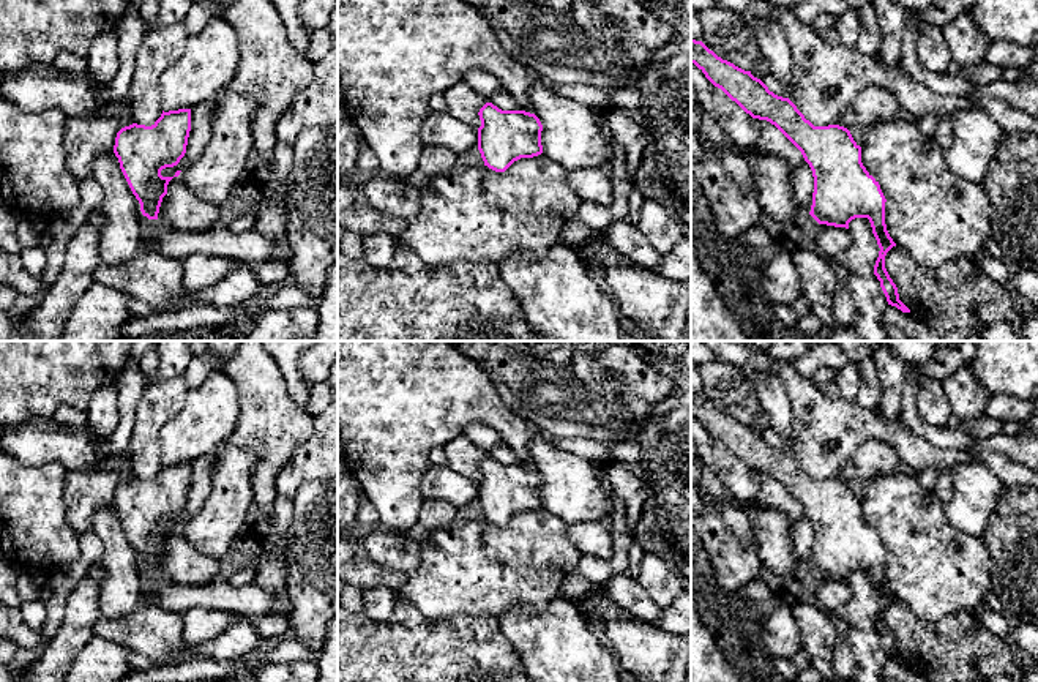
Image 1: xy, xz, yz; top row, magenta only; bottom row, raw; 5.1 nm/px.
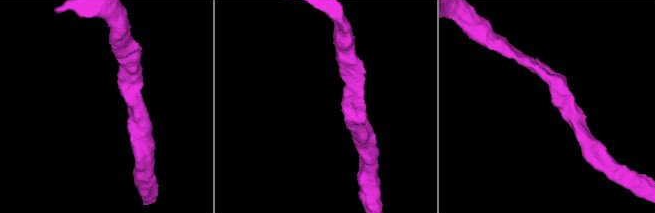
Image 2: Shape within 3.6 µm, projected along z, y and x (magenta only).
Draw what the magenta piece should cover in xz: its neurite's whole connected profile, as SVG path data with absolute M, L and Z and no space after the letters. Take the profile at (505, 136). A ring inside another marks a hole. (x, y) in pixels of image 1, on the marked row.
M486 103L478 115L478 150L489 169L505 172L514 161L543 153L543 125L535 114L502 111Z

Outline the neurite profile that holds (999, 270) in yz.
M984 253L984 257L978 262L978 265L997 283L1006 284L1011 287L1013 281L1013 267L1005 260L997 260L989 257Z

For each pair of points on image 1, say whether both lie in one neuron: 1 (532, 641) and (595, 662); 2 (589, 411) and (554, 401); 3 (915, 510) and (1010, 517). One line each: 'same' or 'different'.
1: same
2: same
3: different

